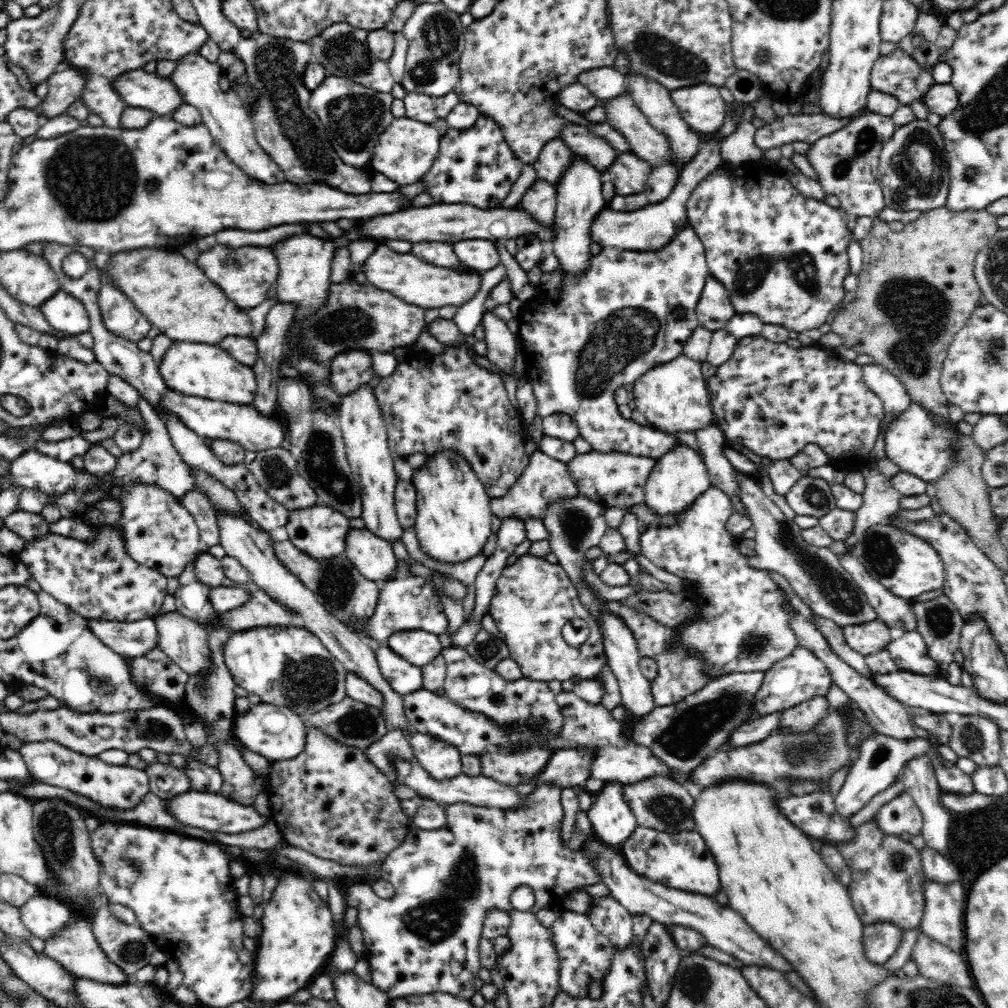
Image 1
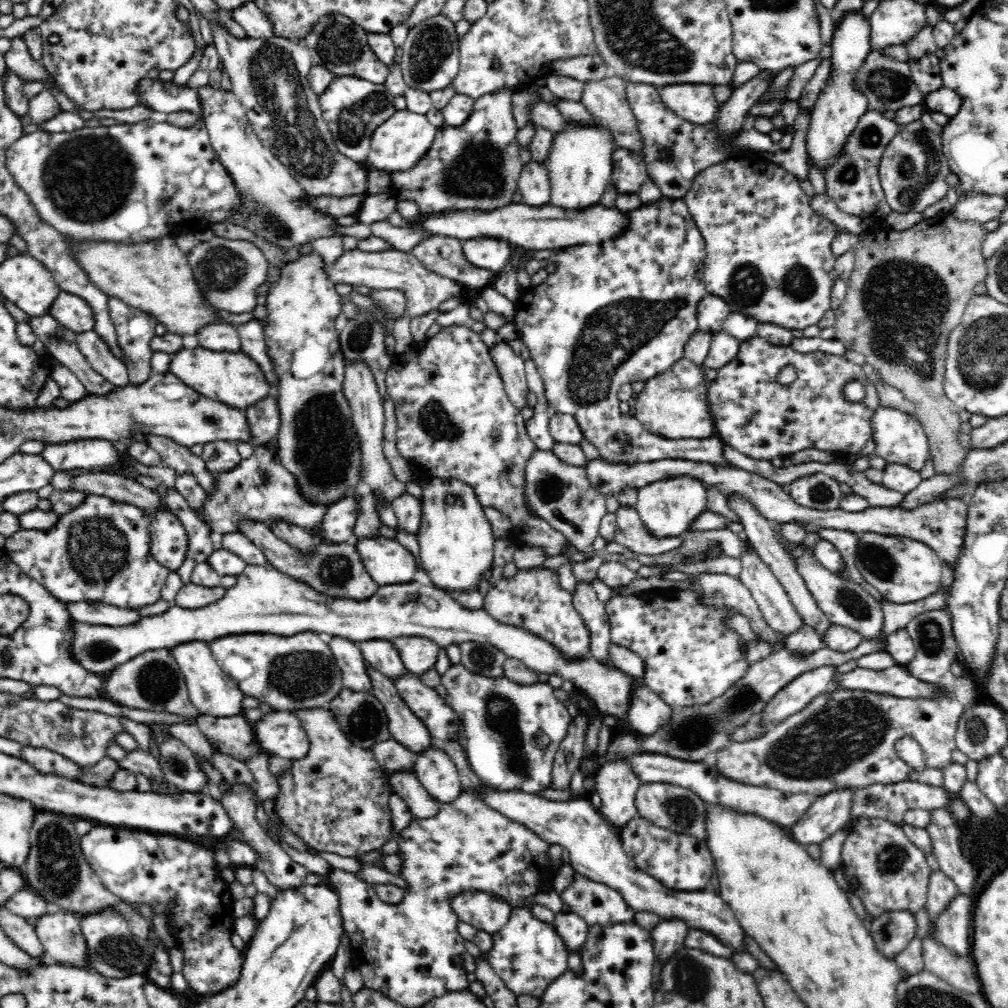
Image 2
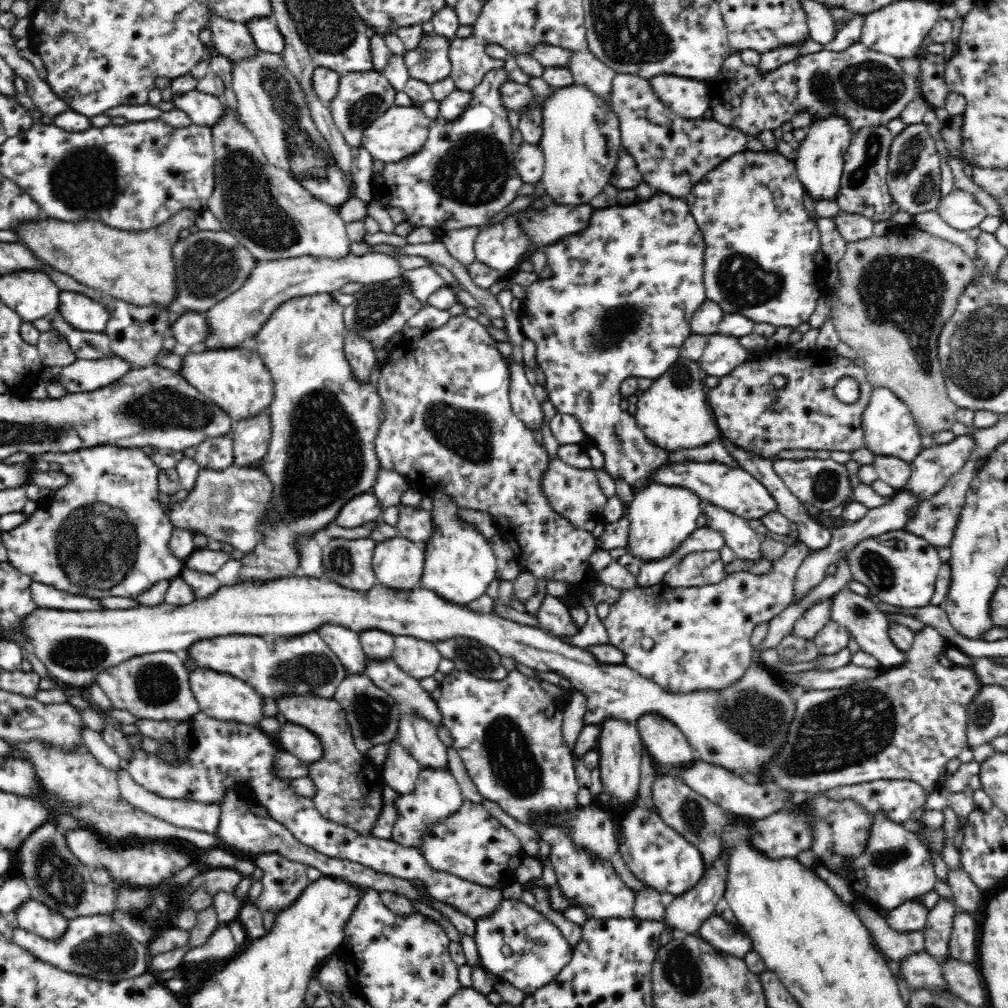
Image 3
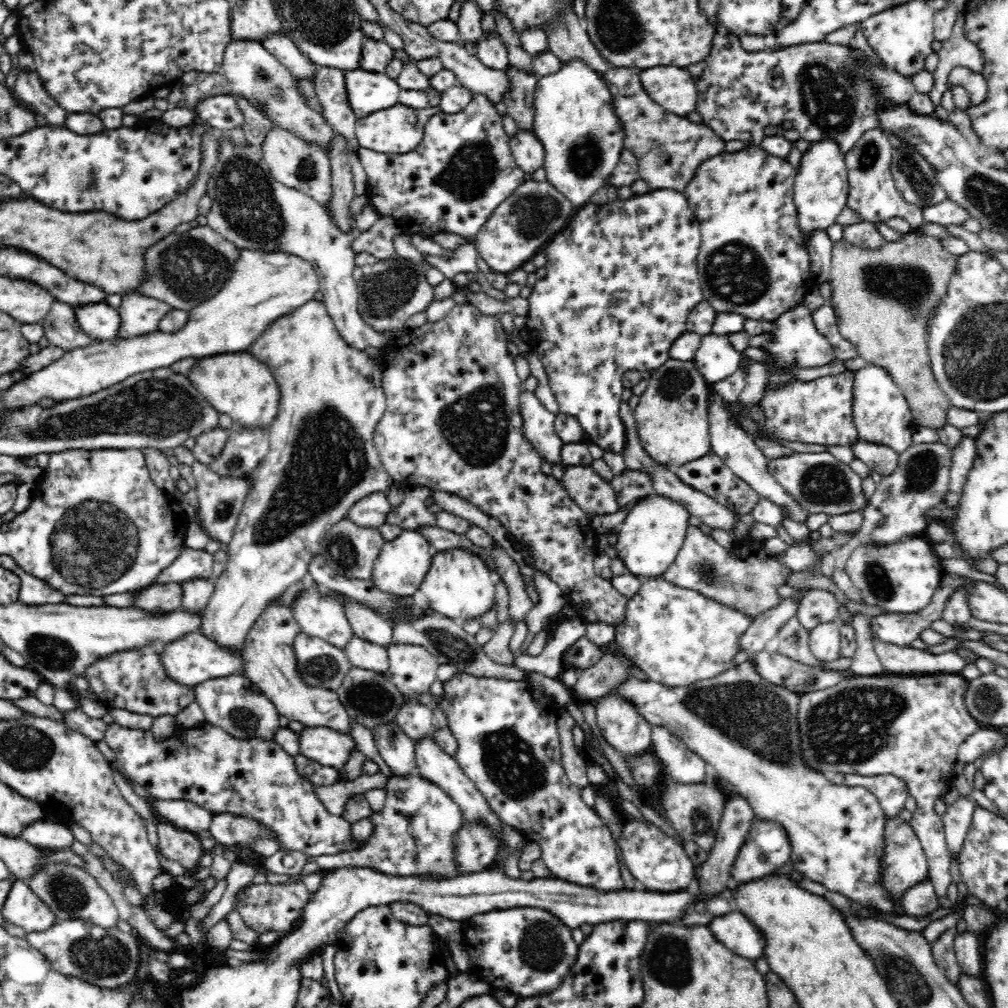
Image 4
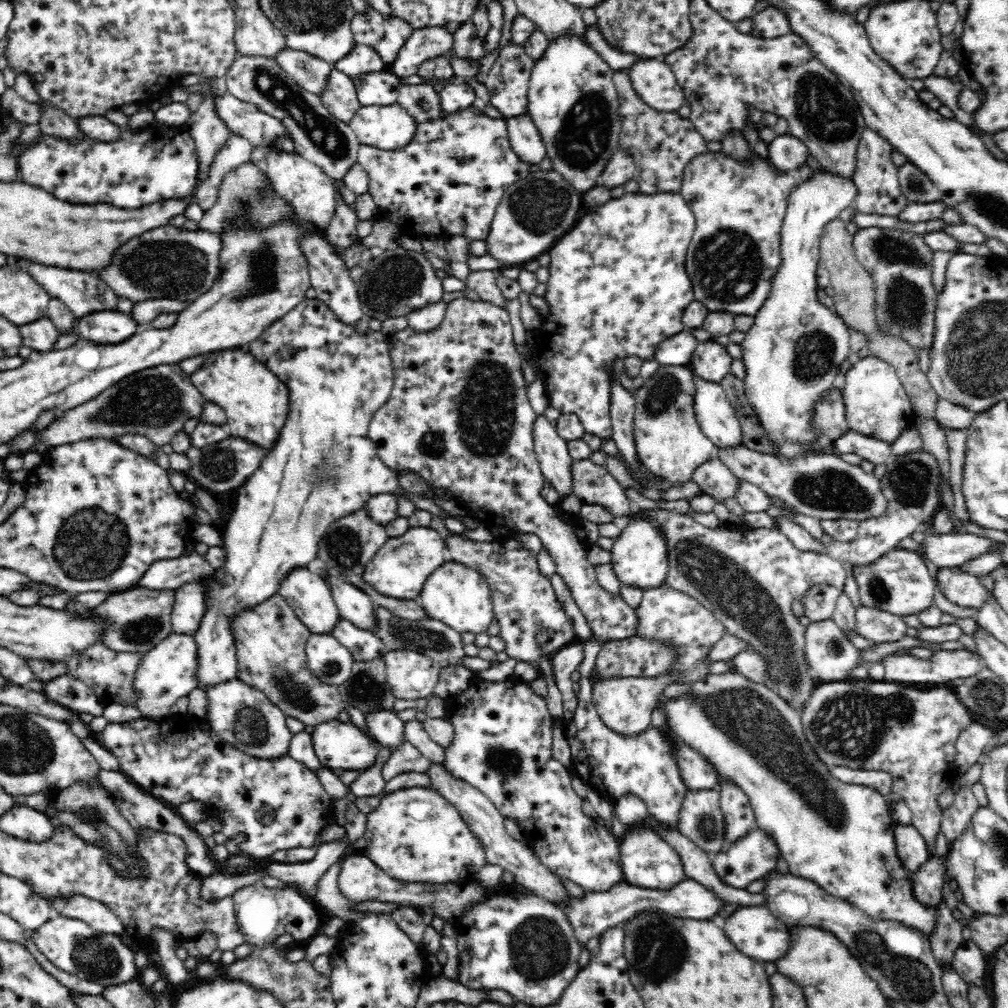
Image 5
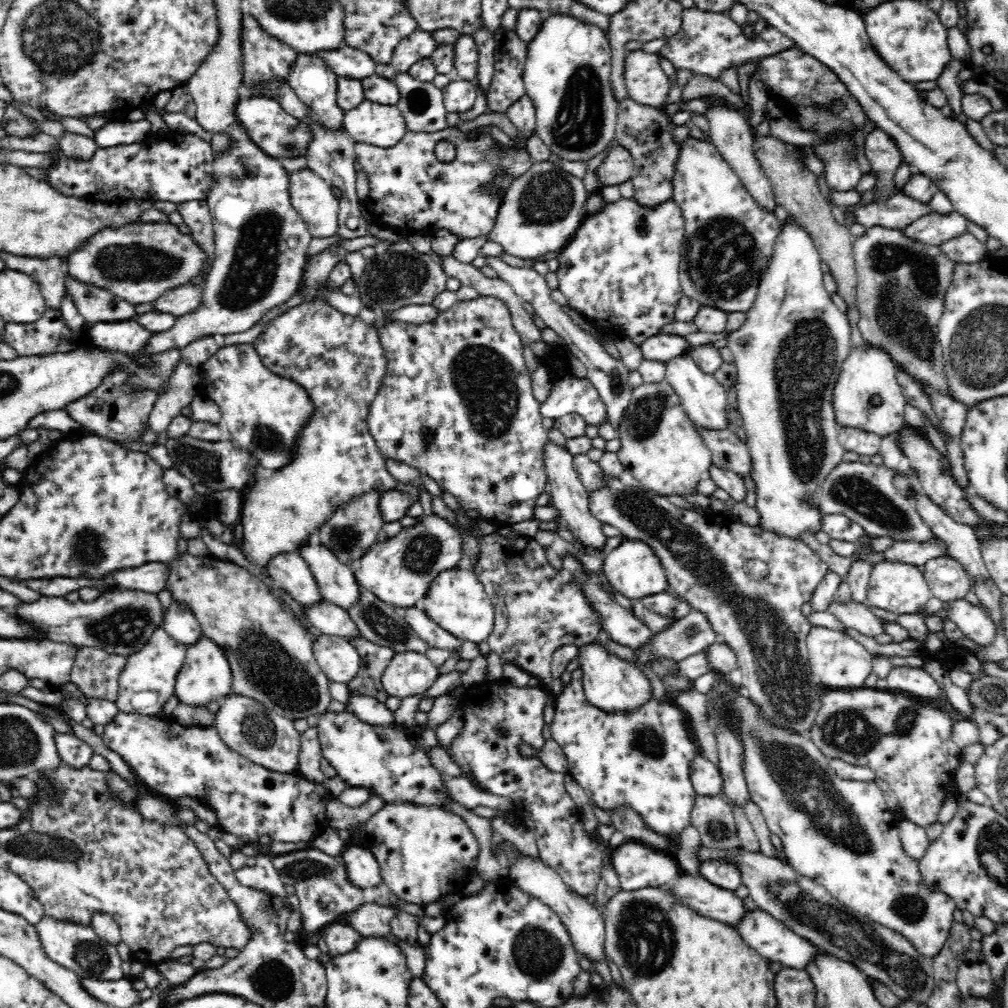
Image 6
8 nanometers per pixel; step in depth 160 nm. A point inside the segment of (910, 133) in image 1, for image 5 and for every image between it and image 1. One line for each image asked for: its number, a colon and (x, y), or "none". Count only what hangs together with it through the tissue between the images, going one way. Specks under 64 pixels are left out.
2: (913, 171)
3: (913, 178)
4: (913, 176)
5: (917, 186)

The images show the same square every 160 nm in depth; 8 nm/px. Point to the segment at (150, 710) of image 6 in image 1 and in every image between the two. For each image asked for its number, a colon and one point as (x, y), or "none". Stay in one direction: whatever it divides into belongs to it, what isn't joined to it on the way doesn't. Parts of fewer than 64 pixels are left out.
1: (287, 666)
2: (298, 672)
3: (300, 665)
4: (194, 659)
5: (167, 672)

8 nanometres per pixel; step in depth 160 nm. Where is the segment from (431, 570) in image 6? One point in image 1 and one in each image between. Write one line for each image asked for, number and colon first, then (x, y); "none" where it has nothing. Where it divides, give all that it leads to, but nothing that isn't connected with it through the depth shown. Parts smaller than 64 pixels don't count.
1: (373, 557)
2: (385, 560)
3: (398, 563)
4: (403, 563)
5: (402, 565)

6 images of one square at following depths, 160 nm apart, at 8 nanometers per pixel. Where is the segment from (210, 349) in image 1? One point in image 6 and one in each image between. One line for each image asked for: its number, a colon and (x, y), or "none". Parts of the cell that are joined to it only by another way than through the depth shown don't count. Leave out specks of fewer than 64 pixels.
2: (233, 378)
3: (236, 380)
4: (237, 384)
5: (255, 400)
6: (264, 412)

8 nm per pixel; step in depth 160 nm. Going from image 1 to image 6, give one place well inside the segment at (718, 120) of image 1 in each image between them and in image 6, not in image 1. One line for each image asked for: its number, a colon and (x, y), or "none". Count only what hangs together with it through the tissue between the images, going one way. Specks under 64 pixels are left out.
2: (696, 103)
3: (687, 98)
4: (674, 89)
5: (654, 81)
6: (647, 83)

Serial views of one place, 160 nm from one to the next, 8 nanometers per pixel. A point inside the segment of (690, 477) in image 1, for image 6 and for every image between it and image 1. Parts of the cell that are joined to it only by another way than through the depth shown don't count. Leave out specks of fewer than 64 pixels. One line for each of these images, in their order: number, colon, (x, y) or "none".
2: (668, 506)
3: (662, 516)
4: (649, 539)
5: (640, 554)
6: (632, 568)

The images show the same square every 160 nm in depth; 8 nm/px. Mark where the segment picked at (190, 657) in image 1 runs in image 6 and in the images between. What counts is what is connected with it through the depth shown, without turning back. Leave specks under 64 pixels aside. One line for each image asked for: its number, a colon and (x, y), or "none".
2: (212, 691)
3: (224, 697)
4: (234, 703)
5: (242, 715)
6: (264, 737)

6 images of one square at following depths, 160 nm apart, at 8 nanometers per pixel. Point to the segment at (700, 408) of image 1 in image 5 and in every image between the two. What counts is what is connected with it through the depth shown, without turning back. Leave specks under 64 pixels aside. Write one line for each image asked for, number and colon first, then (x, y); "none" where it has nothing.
2: (674, 404)
3: (674, 413)
4: (672, 422)
5: (669, 440)

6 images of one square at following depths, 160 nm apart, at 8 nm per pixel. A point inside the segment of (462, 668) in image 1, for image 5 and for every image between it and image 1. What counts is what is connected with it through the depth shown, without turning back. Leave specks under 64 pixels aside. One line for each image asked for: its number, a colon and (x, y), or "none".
2: (511, 732)
3: (508, 733)
4: (507, 739)
5: (502, 746)

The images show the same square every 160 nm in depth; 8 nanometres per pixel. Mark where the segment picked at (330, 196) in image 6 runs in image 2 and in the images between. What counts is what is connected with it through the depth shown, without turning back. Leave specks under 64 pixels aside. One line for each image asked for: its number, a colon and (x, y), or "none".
2: (269, 77)
3: (271, 103)
4: (296, 163)
5: (311, 191)

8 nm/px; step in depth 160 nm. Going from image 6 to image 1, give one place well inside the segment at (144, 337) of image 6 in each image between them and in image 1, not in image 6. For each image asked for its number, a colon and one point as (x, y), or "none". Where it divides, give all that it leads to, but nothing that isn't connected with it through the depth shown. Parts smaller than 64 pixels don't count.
1: (65, 313)
2: (72, 312)
3: (87, 314)
4: (101, 321)
5: (105, 326)

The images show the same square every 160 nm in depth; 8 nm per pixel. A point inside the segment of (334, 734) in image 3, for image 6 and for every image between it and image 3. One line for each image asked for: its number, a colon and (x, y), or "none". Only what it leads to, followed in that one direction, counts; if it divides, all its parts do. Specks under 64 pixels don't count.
4: (270, 663)
5: (270, 638)
6: (270, 654)

